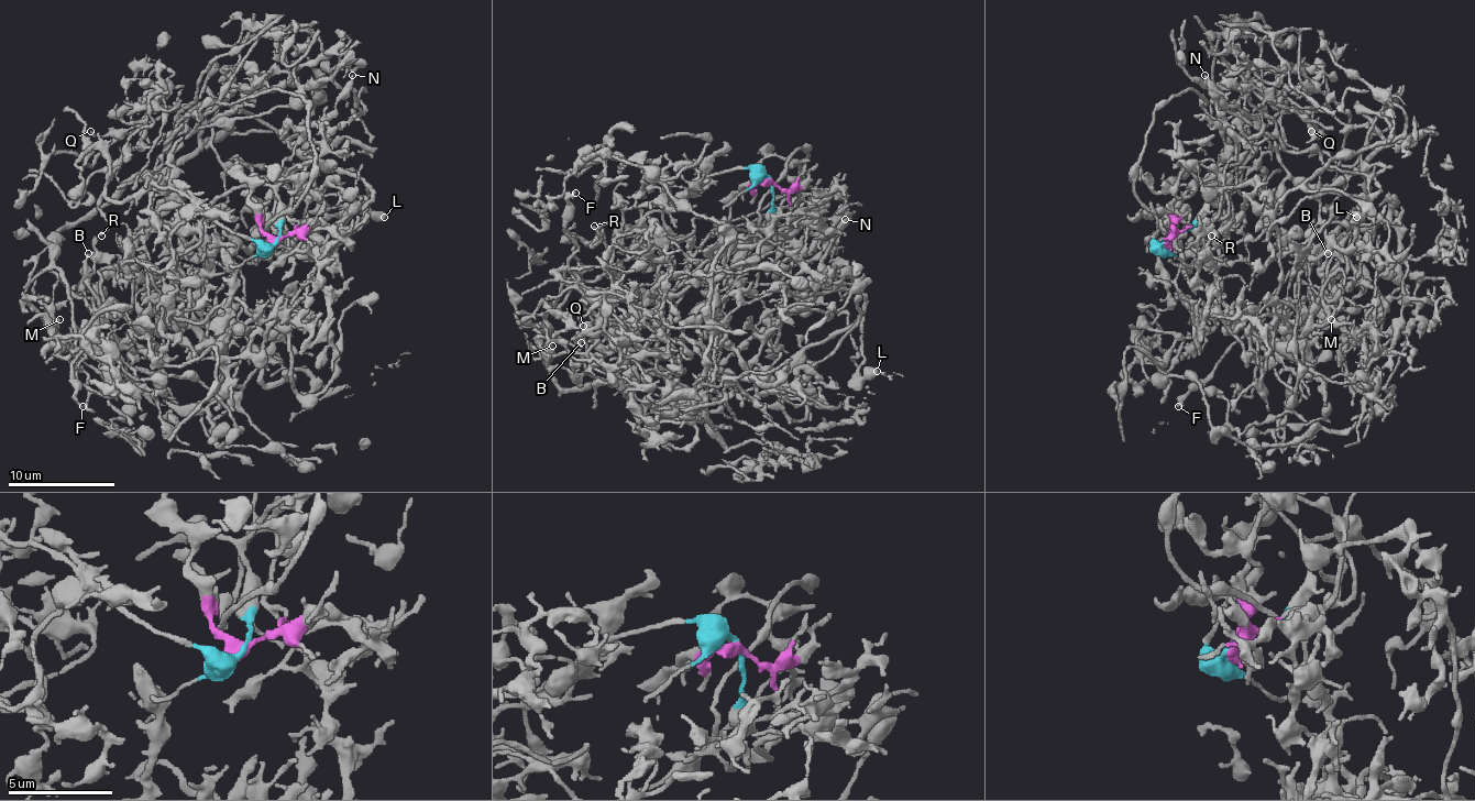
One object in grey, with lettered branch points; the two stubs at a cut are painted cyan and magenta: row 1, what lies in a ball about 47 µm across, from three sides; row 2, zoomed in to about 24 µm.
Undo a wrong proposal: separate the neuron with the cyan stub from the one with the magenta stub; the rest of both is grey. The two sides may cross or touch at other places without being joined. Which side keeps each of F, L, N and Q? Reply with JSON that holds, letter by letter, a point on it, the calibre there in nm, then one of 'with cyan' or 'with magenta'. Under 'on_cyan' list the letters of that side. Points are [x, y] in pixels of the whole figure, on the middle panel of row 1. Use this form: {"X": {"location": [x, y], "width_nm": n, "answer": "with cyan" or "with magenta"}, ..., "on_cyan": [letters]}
{"F": {"location": [575, 193], "width_nm": 190, "answer": "with cyan"}, "L": {"location": [877, 371], "width_nm": 600, "answer": "with cyan"}, "N": {"location": [845, 219], "width_nm": 200, "answer": "with magenta"}, "Q": {"location": [583, 326], "width_nm": 150, "answer": "with magenta"}, "on_cyan": ["F", "L"]}

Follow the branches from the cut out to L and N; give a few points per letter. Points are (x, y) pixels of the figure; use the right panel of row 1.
L: (1167, 239), (1209, 186), (1340, 186), (1379, 145), (1358, 103), (1390, 132), (1306, 183), (1356, 218)
N: (1167, 239), (1218, 215), (1225, 164), (1236, 149), (1236, 141), (1220, 124), (1218, 92), (1204, 74)

